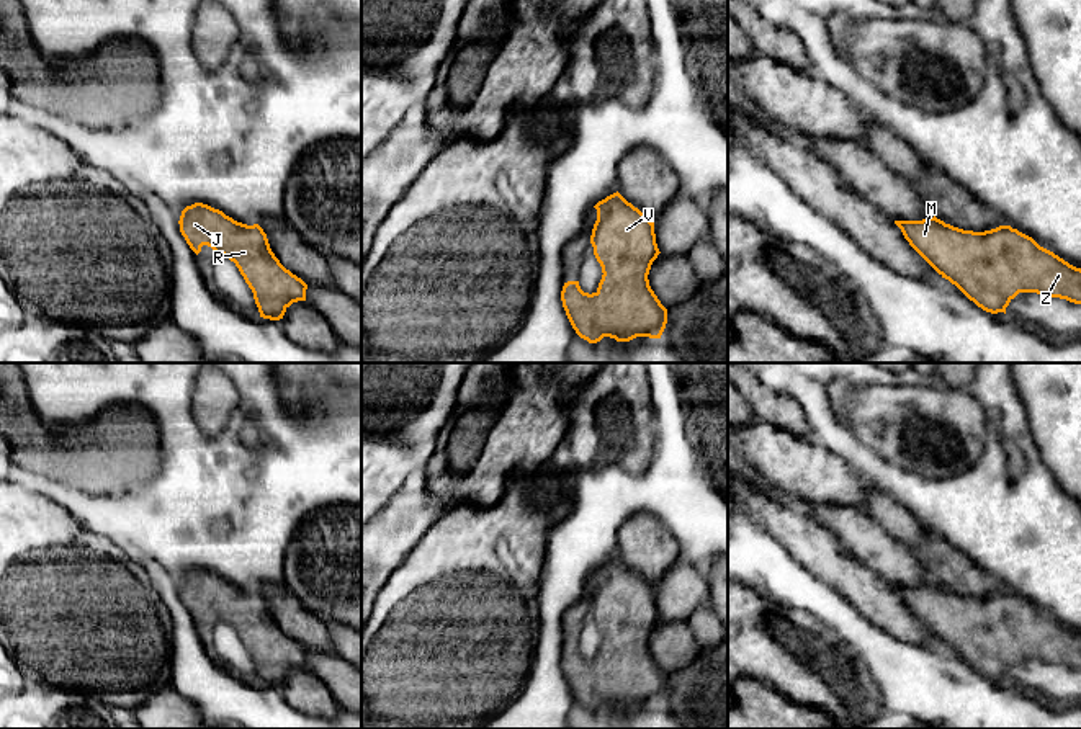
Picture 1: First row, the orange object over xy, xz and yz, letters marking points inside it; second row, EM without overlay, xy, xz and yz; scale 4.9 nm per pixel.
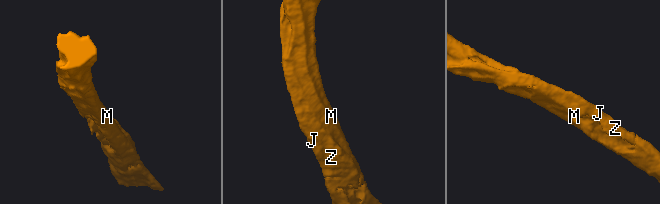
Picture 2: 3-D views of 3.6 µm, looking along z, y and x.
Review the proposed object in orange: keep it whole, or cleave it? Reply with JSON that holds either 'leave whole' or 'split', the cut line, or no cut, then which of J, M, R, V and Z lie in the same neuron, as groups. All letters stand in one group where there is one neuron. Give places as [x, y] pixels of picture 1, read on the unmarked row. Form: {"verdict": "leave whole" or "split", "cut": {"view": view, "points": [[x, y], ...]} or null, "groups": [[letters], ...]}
{"verdict": "leave whole", "cut": null, "groups": [["J", "M", "R", "V", "Z"]]}

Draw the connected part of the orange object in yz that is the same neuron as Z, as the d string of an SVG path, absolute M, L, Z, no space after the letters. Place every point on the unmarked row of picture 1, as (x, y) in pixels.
M935 582L895 590L942 644L986 678L1006 680L1019 659L1081 670L1081 634L1011 592L973 598Z

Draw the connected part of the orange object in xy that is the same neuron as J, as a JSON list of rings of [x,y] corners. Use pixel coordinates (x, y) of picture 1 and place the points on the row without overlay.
[[[203,569],[186,572],[178,590],[196,621],[208,611],[235,629],[253,659],[260,683],[280,687],[293,669],[306,667],[307,651],[280,629],[258,590],[237,588]]]

